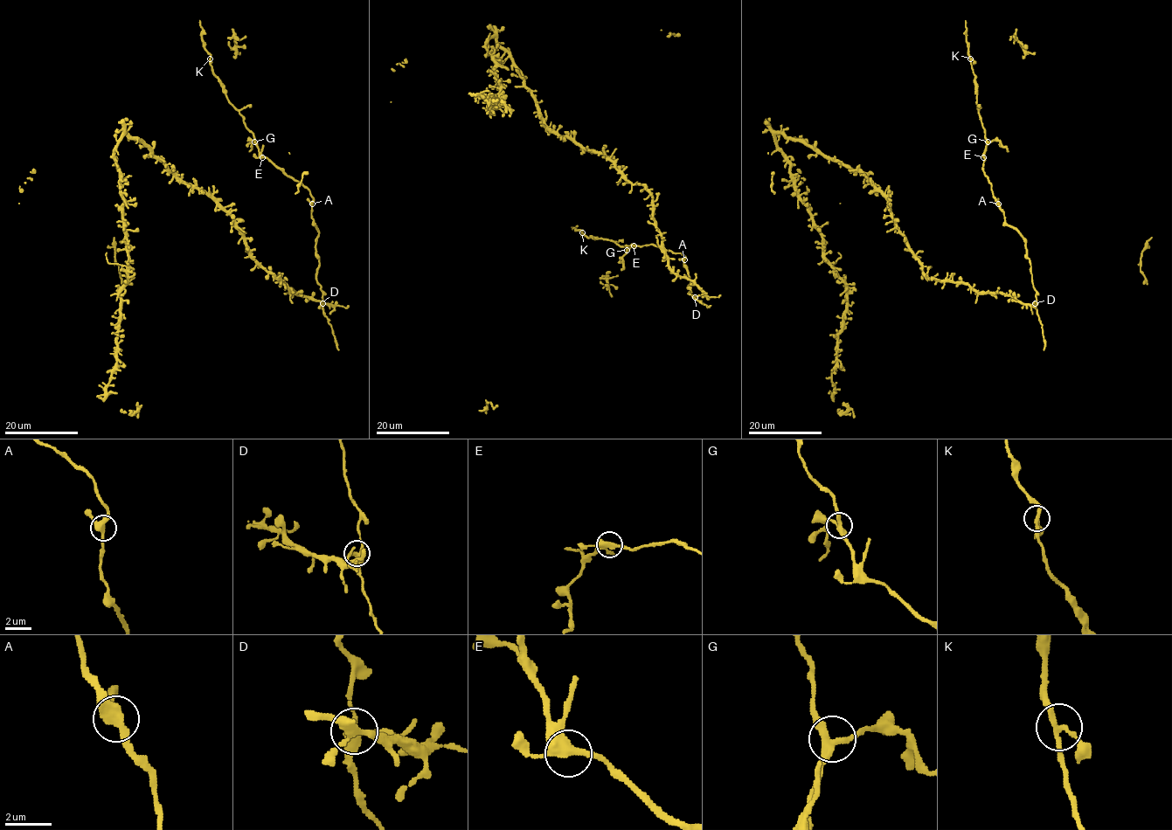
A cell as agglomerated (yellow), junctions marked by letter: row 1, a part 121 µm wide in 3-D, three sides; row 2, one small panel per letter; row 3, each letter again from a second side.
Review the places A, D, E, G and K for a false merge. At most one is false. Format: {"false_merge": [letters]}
{"false_merge": ["D"]}

